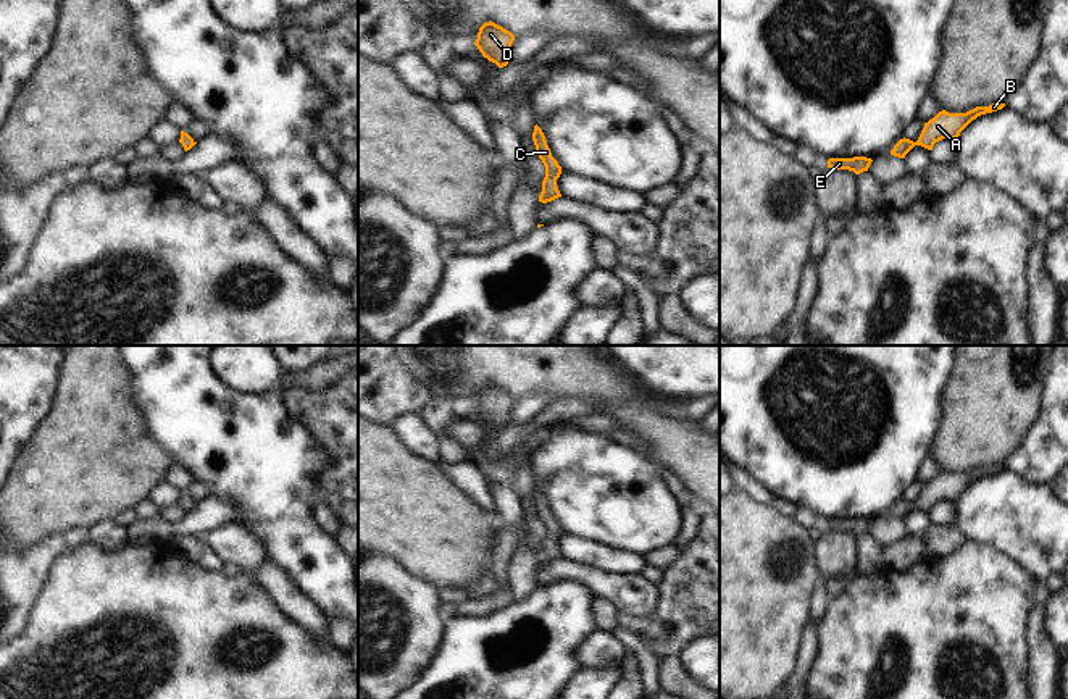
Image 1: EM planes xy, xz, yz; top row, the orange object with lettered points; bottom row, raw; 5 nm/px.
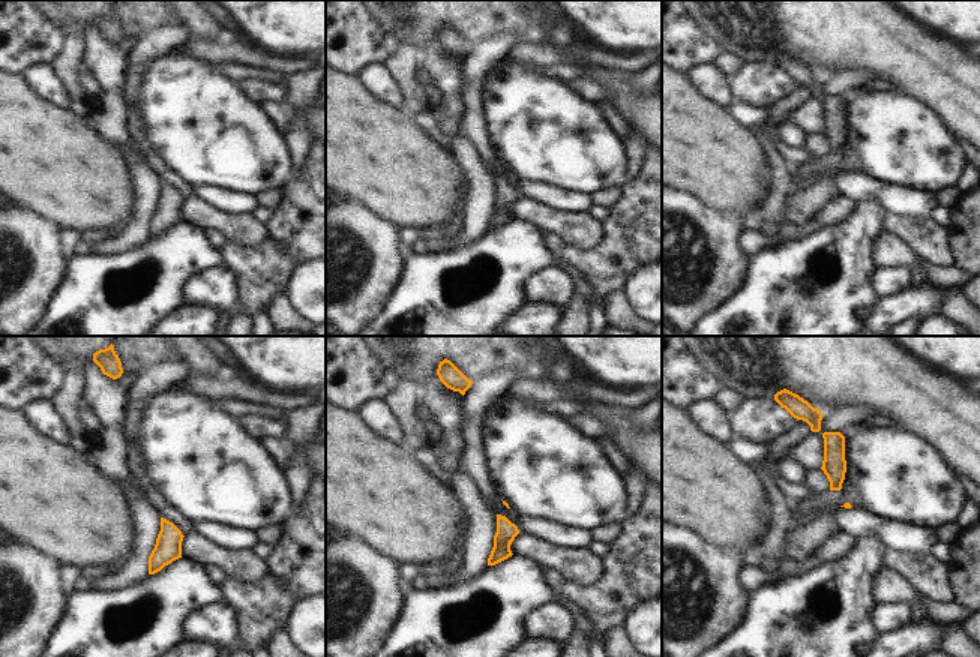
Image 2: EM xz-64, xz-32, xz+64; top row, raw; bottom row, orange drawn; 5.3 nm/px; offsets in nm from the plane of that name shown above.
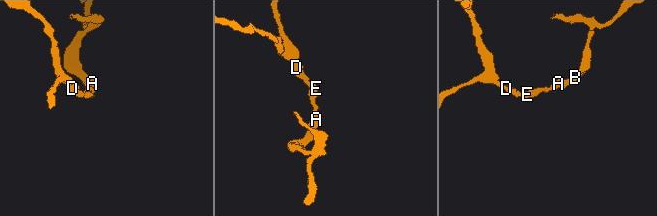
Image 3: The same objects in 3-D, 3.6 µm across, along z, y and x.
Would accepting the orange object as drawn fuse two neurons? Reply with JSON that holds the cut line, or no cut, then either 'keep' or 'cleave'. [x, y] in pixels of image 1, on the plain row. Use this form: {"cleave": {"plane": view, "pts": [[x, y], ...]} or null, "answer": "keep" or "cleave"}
{"cleave": null, "answer": "keep"}

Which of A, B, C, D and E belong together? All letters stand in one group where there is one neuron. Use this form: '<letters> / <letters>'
A B C D E

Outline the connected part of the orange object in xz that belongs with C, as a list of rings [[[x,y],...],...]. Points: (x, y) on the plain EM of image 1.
[[[537,486],[534,488],[532,502],[536,507],[536,515],[539,517],[539,520],[542,521],[542,525],[545,528],[545,539],[542,542],[542,554],[539,557],[539,563],[547,565],[547,563],[552,563],[552,562],[561,559],[561,555],[557,549],[557,541],[561,536],[561,528],[552,518],[545,497]]]

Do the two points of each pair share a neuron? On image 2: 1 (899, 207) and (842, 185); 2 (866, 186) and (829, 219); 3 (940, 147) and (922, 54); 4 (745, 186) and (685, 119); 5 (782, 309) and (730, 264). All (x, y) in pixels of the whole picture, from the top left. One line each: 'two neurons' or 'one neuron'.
1: one neuron
2: two neurons
3: two neurons
4: one neuron
5: two neurons

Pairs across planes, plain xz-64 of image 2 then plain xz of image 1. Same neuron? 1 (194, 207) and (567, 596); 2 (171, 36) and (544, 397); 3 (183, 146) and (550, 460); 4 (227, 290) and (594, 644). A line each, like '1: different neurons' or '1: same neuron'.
1: different neurons
2: same neuron
3: same neuron
4: same neuron

